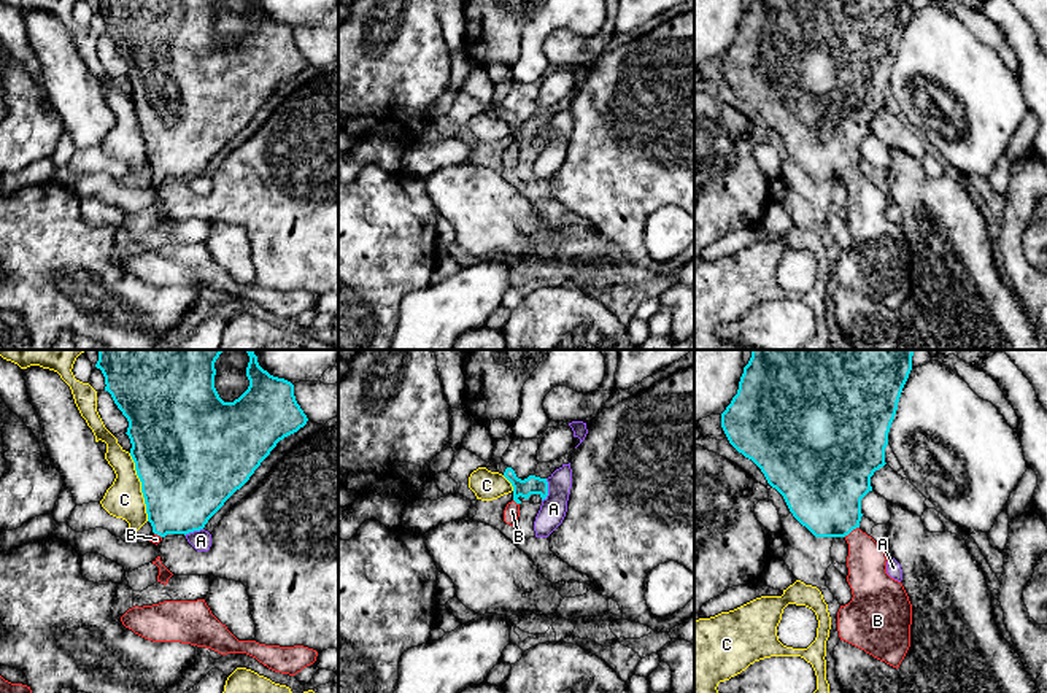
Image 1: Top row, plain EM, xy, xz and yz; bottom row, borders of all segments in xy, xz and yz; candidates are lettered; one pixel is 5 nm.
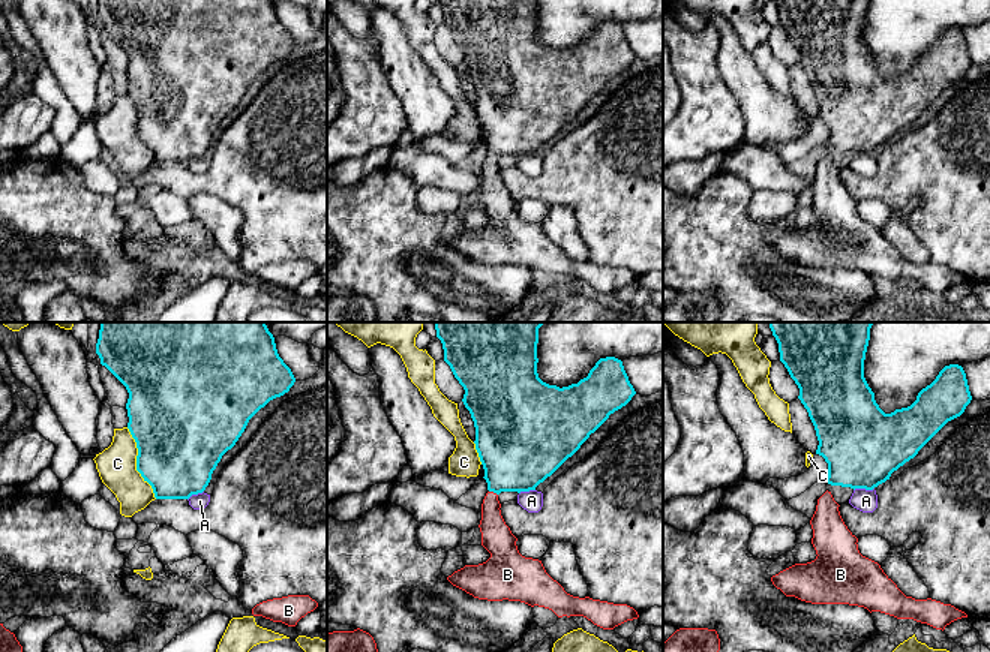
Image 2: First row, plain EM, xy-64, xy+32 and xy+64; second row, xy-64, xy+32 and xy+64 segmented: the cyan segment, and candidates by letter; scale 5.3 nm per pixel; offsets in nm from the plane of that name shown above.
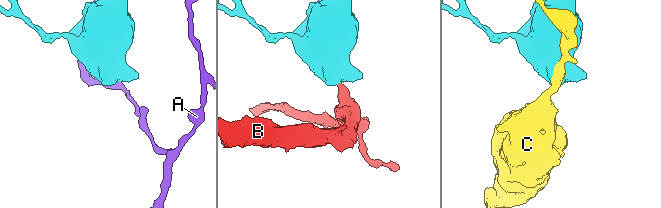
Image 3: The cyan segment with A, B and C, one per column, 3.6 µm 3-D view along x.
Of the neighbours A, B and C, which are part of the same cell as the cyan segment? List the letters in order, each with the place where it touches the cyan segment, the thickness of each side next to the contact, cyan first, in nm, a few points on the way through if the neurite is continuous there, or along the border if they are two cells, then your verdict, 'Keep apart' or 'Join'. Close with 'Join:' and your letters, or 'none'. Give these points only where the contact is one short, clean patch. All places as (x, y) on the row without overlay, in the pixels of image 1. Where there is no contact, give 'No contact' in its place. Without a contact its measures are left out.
A: Touches cyan at xz (547, 134). Thickness 100 nm (cyan) against 130 nm. Boundary: xz (547, 123), (547, 140), (542, 145). Keep apart
B: Touches cyan at yz (850, 175). Thickness 400 nm (cyan) against 200 nm. Path across: yz (823, 134), (850, 175), (858, 185), (866, 205). Join
C: Touches cyan at xy (142, 131). Thickness 500 nm (cyan) against 190 nm. Keep apart
Join: B

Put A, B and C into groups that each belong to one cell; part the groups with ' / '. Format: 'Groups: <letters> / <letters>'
Groups: A / B / C

